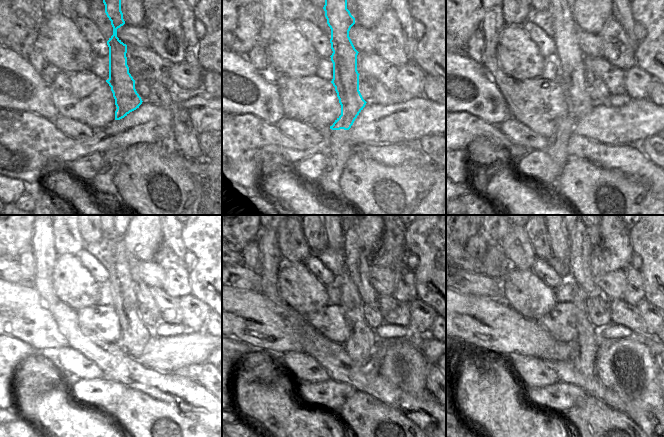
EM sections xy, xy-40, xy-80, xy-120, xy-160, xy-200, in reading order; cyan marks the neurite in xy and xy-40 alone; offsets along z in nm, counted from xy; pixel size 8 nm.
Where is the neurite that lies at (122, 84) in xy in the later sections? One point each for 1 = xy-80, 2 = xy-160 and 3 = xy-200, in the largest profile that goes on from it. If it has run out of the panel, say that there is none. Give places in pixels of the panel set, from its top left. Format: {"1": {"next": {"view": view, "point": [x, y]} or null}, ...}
{"1": {"next": {"view": "xy-80", "point": [570, 70]}}, "2": {"next": {"view": "xy-160", "point": [360, 345]}}, "3": {"next": {"view": "xy-200", "point": [584, 347]}}}

